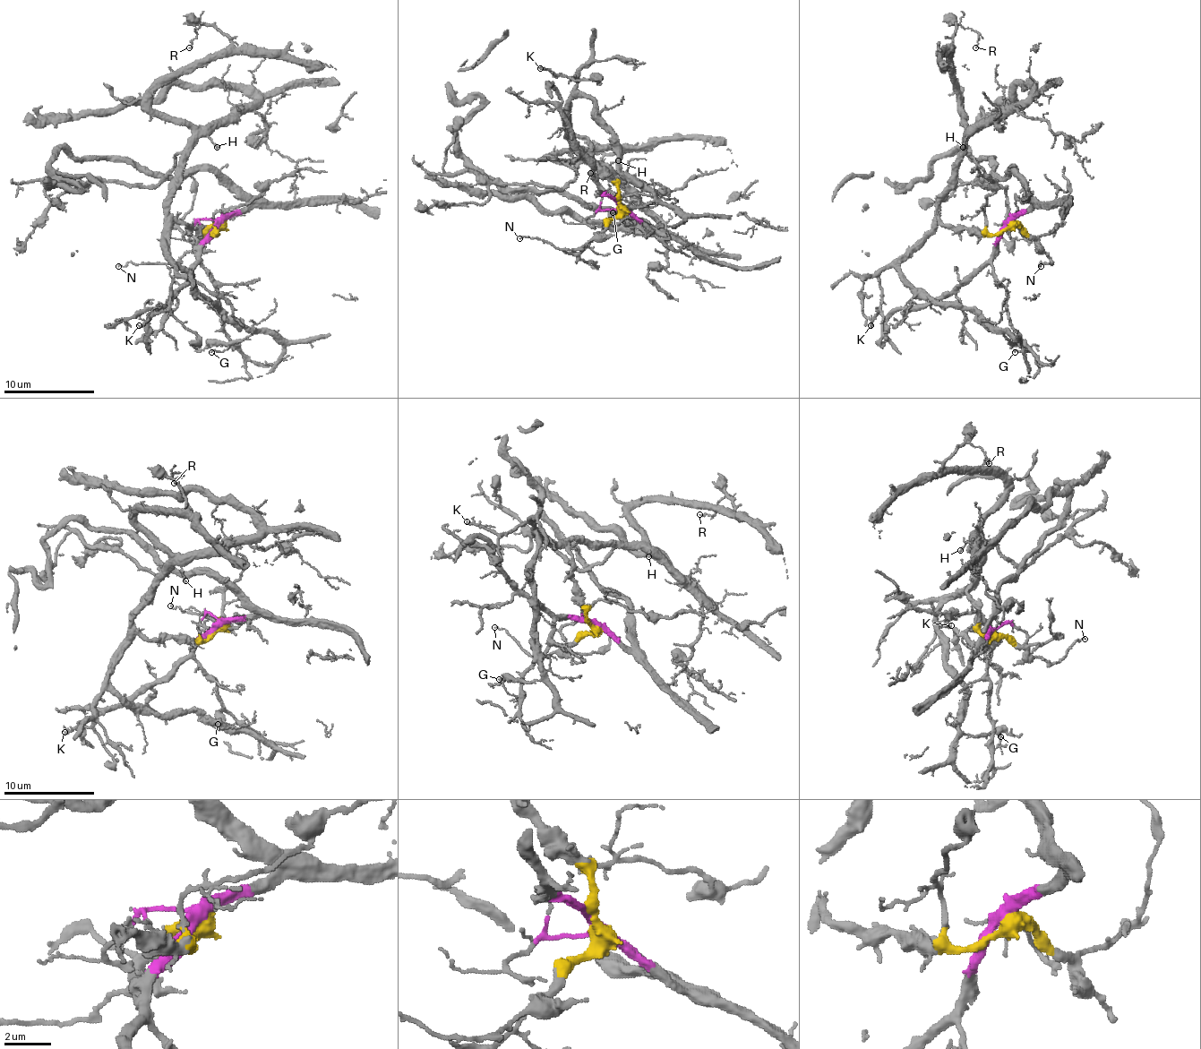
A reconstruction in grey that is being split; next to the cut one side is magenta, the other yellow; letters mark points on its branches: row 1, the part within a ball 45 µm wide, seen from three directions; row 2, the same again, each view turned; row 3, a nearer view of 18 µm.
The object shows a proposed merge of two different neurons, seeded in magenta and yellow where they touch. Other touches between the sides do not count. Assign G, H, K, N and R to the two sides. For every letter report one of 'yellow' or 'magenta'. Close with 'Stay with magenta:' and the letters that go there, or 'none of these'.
G: magenta
H: yellow
K: yellow
N: yellow
R: yellow
Stay with magenta: G

